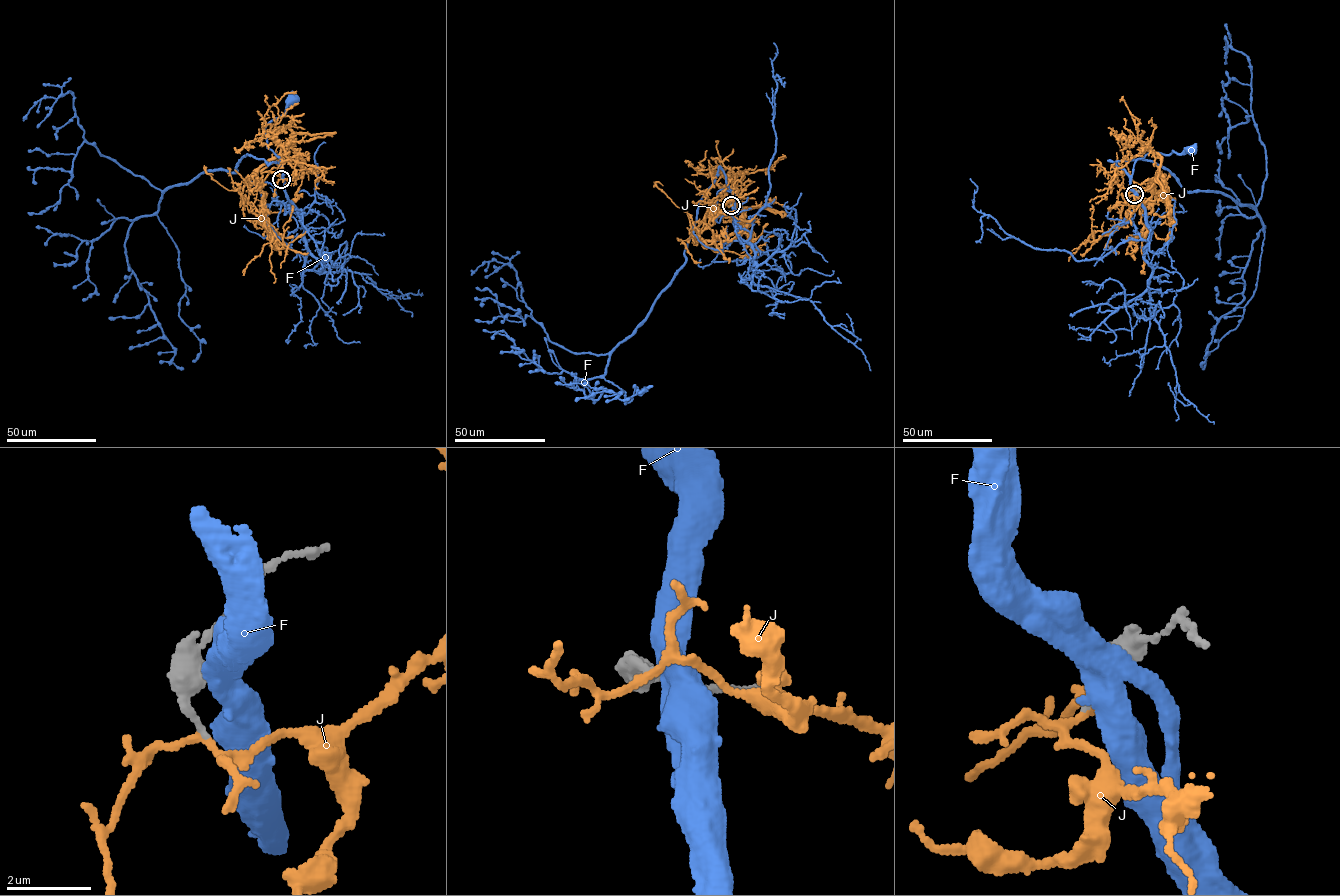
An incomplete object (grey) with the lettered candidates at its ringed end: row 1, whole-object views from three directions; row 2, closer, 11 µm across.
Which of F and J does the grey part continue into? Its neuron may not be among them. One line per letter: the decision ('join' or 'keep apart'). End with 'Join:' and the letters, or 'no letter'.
F: keep apart
J: keep apart
Join: no letter

